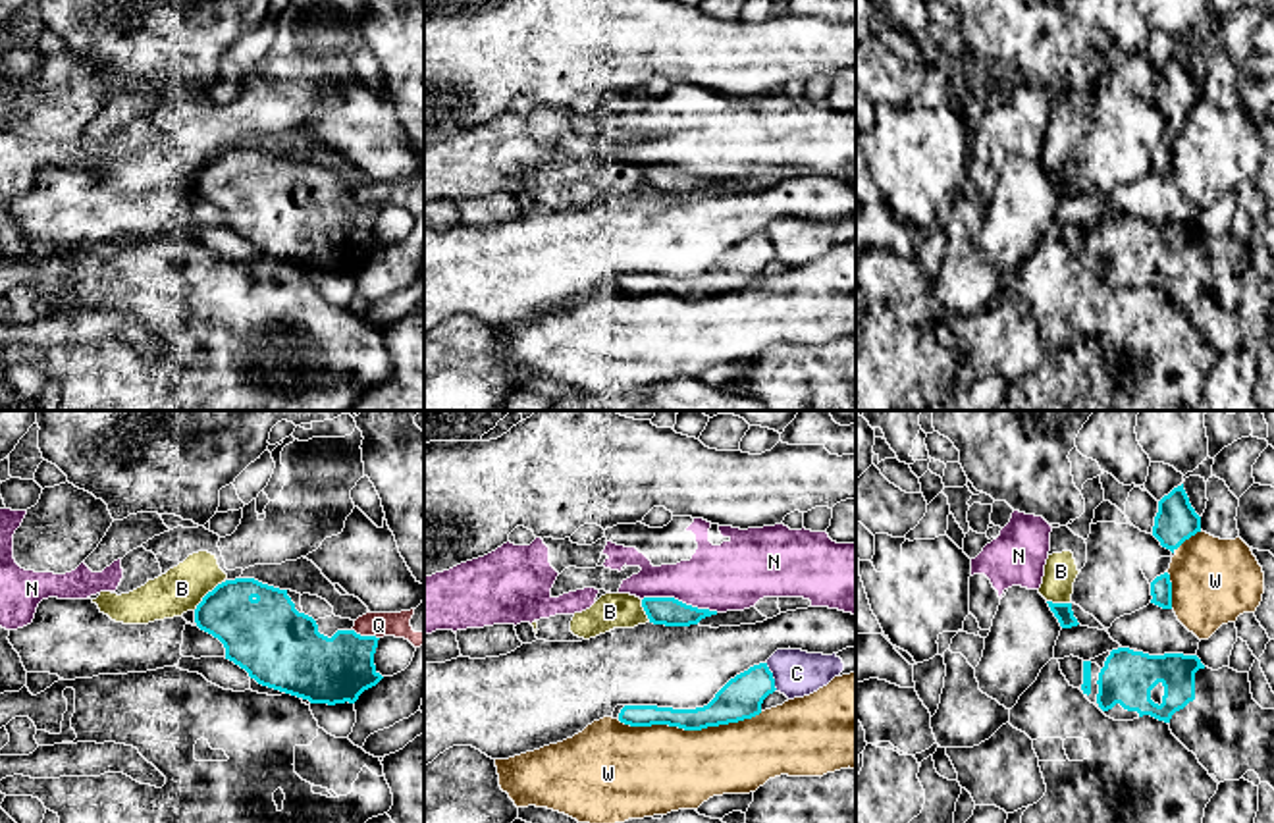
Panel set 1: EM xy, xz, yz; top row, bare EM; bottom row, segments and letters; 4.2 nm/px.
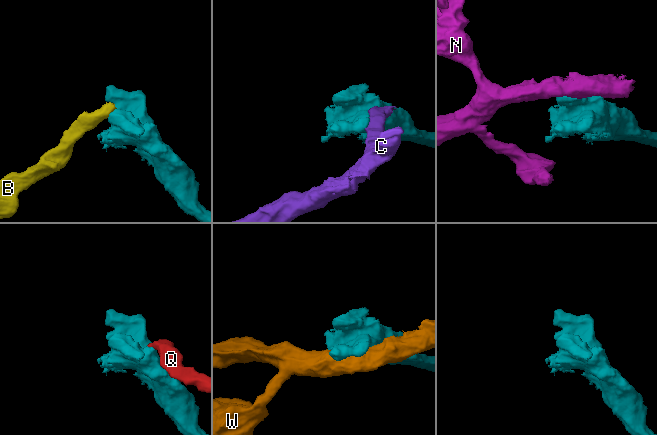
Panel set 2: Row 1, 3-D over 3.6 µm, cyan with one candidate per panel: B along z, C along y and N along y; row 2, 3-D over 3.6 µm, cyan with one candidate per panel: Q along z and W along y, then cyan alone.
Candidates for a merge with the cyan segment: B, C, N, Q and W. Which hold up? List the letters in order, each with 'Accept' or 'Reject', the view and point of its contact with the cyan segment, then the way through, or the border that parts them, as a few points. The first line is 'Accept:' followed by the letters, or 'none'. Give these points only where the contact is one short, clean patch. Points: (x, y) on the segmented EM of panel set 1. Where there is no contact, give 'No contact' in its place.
Accept: none
B: Reject. Touches cyan at xy (209, 592)
C: Reject. Touches cyan at xz (771, 677)
N: Reject. Touches cyan at xz (681, 602). Boundary: xz (642, 598), (677, 598), (717, 611)
Q: Reject. Touches cyan at xy (367, 637). Boundary: xy (353, 629), (365, 637), (378, 638)
W: Reject. Touches cyan at xz (689, 729)

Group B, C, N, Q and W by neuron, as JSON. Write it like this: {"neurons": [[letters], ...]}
{"neurons": [["B"], ["C", "Q"], ["N"], ["W"]]}

